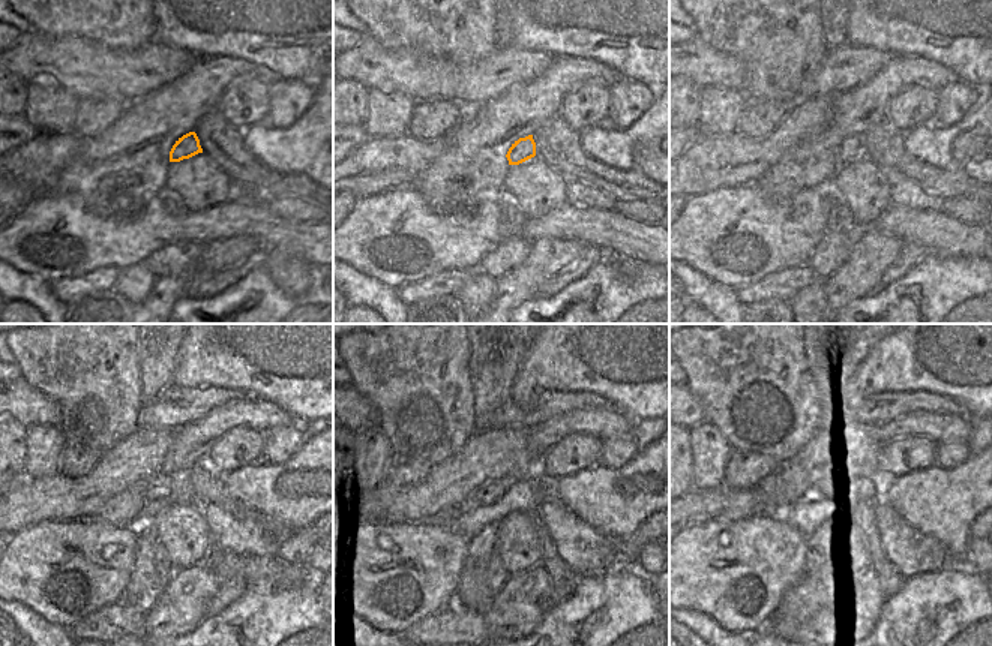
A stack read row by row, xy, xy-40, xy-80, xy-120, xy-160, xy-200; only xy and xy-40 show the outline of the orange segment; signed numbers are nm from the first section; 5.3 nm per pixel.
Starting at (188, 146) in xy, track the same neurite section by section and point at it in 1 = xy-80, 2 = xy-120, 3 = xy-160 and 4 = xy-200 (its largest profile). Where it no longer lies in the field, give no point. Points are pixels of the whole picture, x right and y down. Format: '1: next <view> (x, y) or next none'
1: next xy-80 (851, 150)
2: next xy-120 (159, 490)
3: next xy-160 (488, 492)
4: next xy-200 (821, 490)

